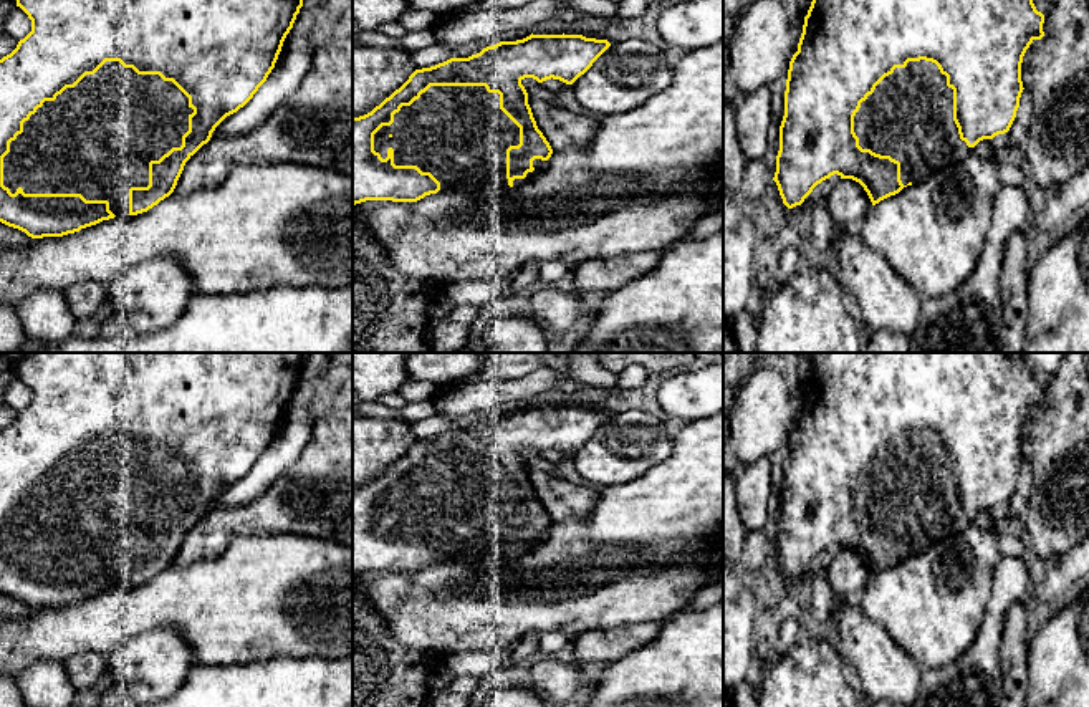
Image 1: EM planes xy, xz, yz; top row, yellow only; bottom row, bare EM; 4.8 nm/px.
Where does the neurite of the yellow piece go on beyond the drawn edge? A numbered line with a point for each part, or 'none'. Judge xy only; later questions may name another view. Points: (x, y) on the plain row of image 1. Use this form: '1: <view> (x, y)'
1: xy (96, 510)

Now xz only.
1: xz (459, 505)

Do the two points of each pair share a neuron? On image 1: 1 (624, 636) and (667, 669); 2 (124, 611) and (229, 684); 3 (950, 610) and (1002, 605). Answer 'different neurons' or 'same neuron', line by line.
1: different neurons
2: different neurons
3: different neurons

